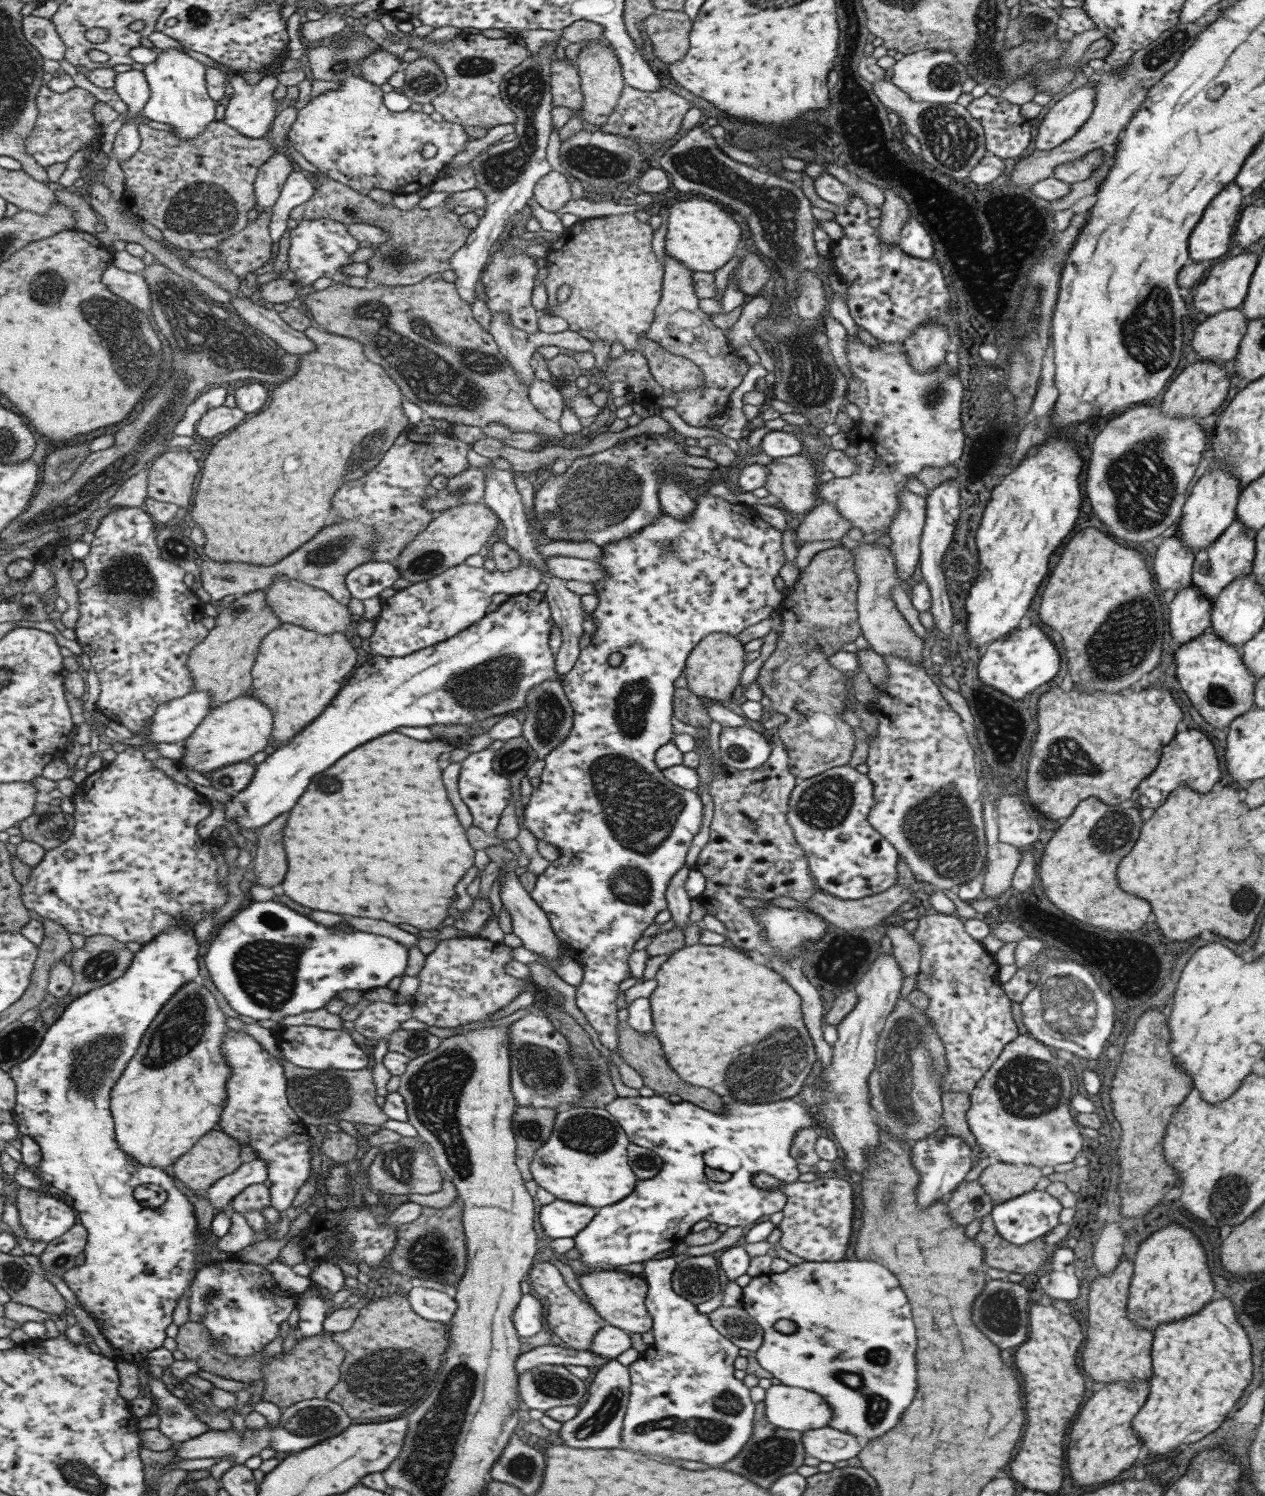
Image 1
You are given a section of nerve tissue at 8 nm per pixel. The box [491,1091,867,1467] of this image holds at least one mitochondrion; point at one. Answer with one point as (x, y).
(713, 1429)

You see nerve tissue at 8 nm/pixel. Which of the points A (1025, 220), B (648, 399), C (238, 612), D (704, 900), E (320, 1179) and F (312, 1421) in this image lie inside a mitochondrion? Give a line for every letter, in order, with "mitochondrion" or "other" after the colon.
A: mitochondrion
B: other
C: mitochondrion
D: other
E: other
F: mitochondrion

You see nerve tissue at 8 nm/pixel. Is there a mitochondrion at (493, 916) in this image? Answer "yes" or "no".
no

